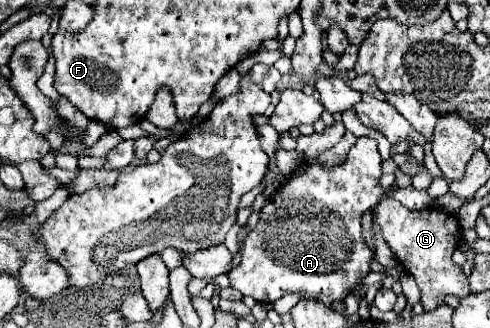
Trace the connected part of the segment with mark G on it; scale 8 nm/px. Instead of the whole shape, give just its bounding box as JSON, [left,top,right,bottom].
[373,199,470,311]

